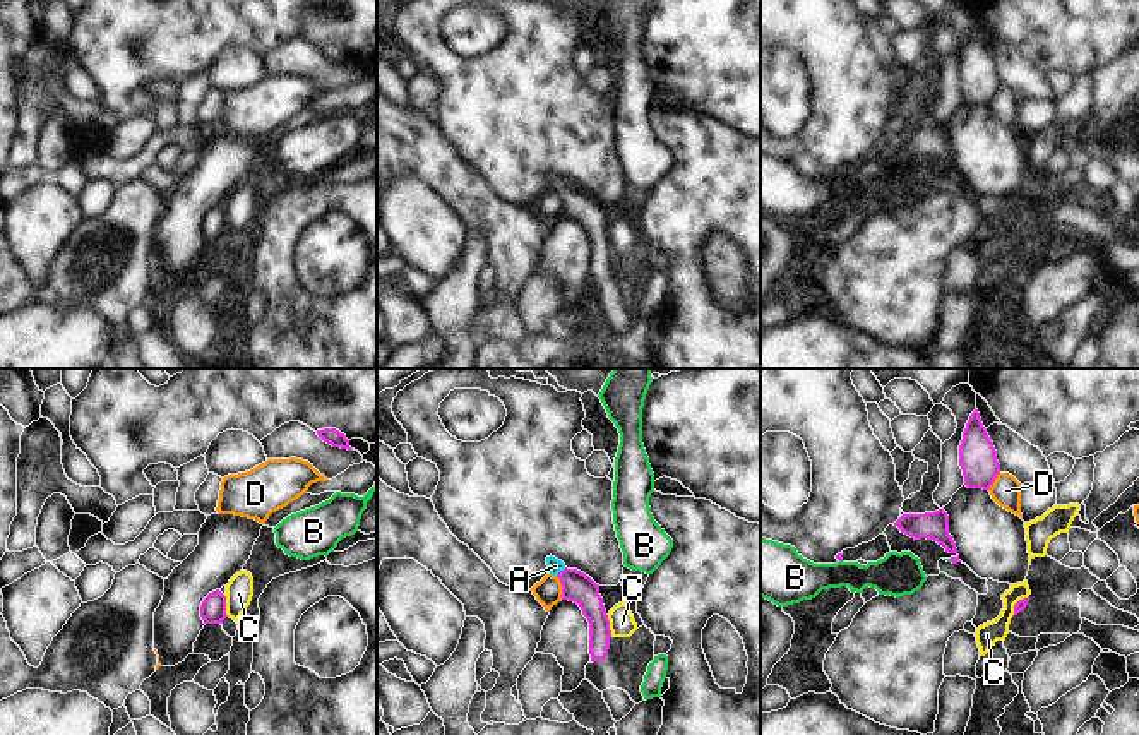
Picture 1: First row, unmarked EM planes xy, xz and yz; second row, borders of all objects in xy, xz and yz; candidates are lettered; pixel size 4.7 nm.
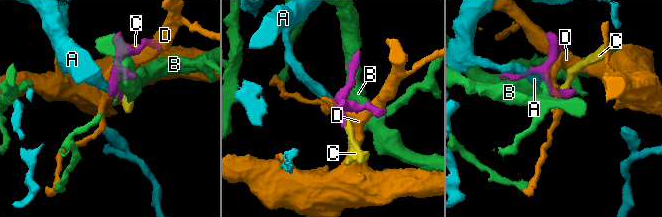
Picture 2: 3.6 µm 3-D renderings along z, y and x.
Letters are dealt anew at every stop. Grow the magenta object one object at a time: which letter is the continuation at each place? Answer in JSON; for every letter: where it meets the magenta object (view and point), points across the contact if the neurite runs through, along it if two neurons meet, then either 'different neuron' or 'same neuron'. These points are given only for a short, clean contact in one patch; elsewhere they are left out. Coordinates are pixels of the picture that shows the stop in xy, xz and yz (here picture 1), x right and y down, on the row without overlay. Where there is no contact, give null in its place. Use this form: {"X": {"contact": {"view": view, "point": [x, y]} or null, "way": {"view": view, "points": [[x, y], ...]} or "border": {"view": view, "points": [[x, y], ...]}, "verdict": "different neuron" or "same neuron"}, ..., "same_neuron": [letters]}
{"A": {"contact": {"view": "xz", "point": [560, 187]}, "way": {"view": "xz", "points": [[576, 203], [560, 187], [555, 182]]}, "verdict": "same neuron"}, "B": {"contact": null, "verdict": "different neuron"}, "C": {"contact": {"view": "xy", "point": [225, 221]}, "border": {"view": "xy", "points": [[223, 211], [228, 232]]}, "verdict": "different neuron"}, "D": {"contact": {"view": "xz", "point": [562, 204]}, "verdict": "different neuron"}, "same_neuron": ["A"]}

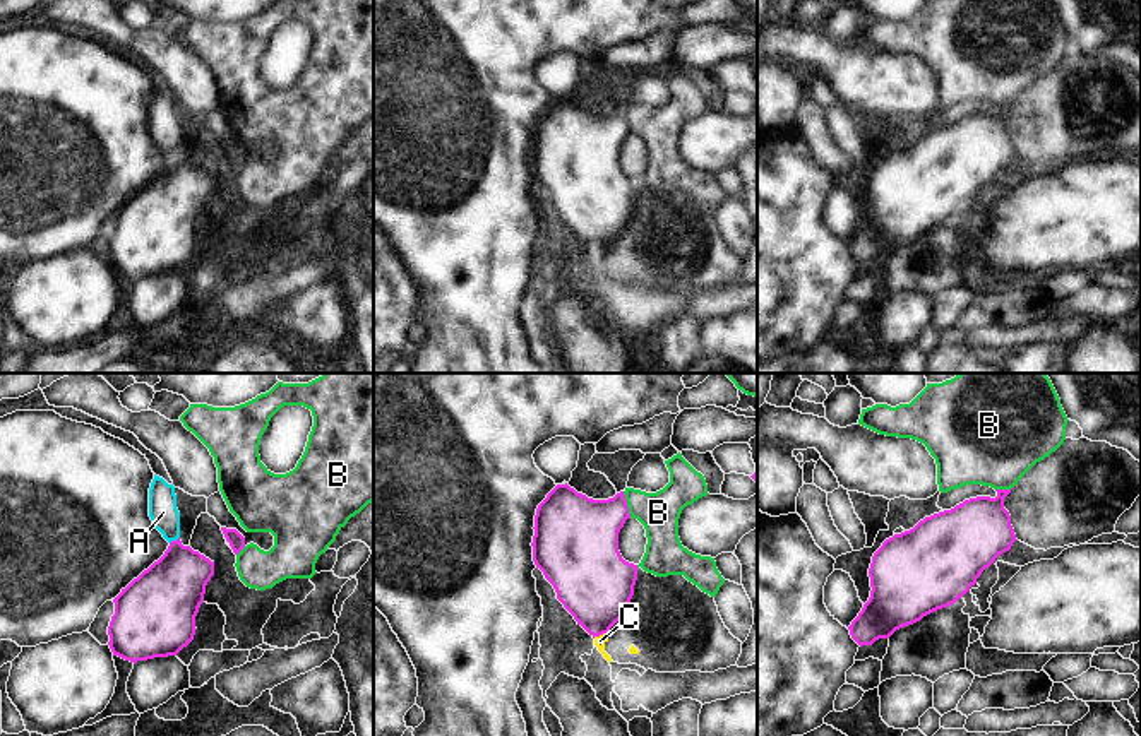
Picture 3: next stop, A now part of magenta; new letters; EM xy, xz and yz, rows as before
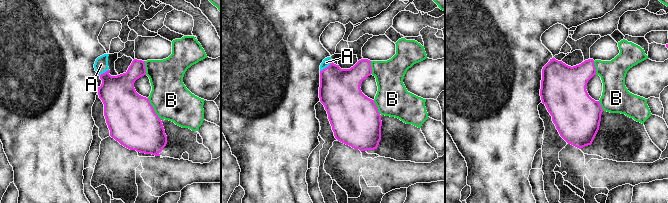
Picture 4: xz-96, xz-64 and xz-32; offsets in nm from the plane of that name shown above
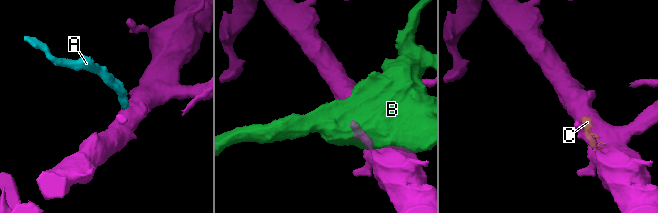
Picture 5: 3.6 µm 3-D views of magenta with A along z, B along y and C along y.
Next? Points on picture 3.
{"A": {"contact": {"view": "xy", "point": [173, 158]}, "way": {"view": "xy", "points": [[168, 211], [173, 199], [173, 158], [163, 129]]}, "verdict": "same neuron"}, "B": {"contact": {"view": "xz", "point": [626, 122]}, "verdict": "different neuron"}, "C": {"contact": {"view": "xz", "point": [598, 252]}, "border": {"view": "xz", "points": [[605, 249], [593, 254]]}, "verdict": "different neuron"}, "same_neuron": ["A"]}

